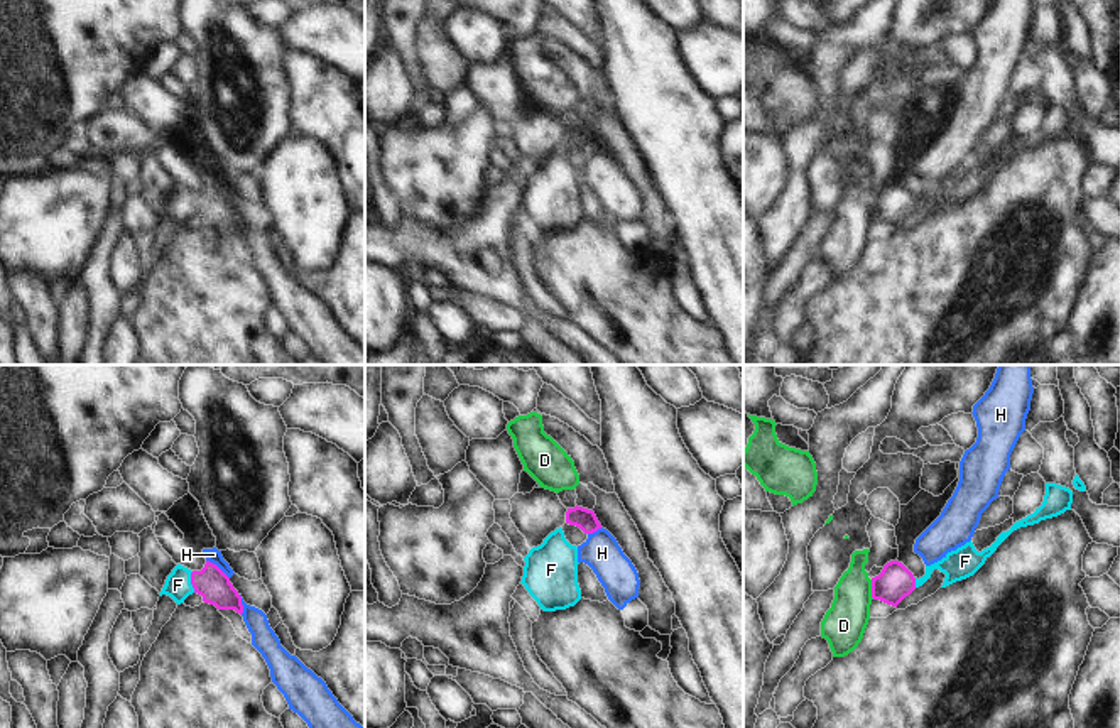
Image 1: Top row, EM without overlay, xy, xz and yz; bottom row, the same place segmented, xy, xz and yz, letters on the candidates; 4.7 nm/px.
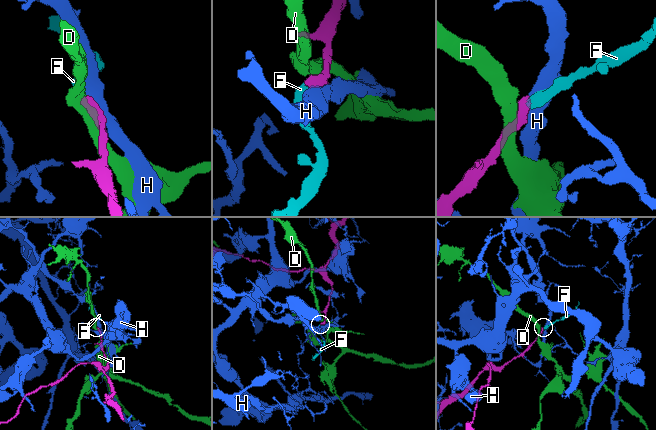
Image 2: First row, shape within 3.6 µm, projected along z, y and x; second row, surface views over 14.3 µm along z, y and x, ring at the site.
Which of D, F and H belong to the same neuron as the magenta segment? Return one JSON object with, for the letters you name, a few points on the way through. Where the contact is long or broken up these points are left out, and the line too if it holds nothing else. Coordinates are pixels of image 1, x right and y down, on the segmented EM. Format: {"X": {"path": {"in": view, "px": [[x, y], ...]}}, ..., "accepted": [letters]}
{"F": {"path": {"in": "xy", "px": [[212, 583], [191, 581], [178, 585]]}}, "accepted": ["F"]}

